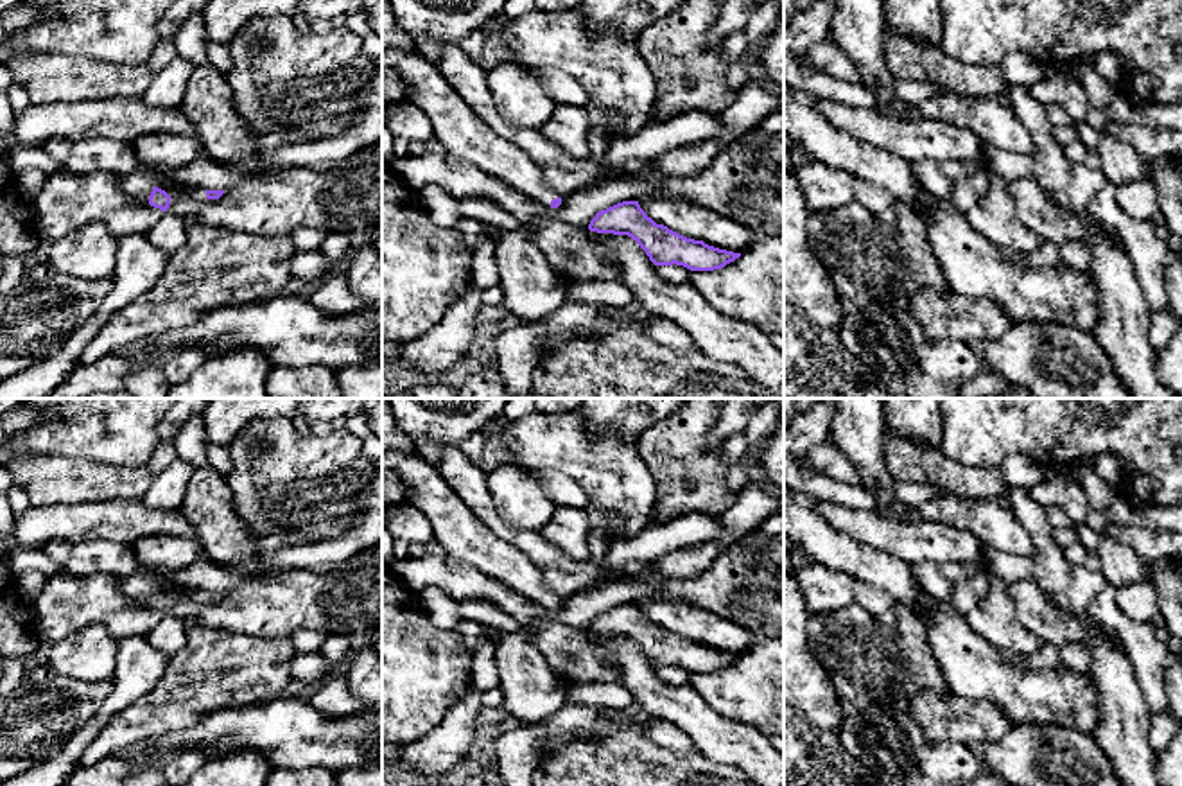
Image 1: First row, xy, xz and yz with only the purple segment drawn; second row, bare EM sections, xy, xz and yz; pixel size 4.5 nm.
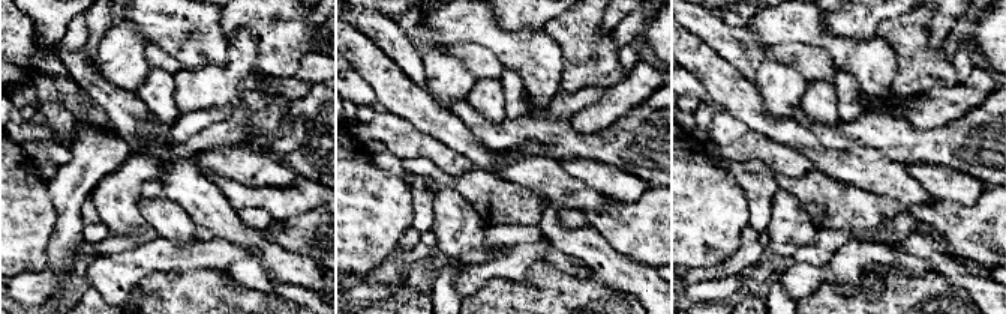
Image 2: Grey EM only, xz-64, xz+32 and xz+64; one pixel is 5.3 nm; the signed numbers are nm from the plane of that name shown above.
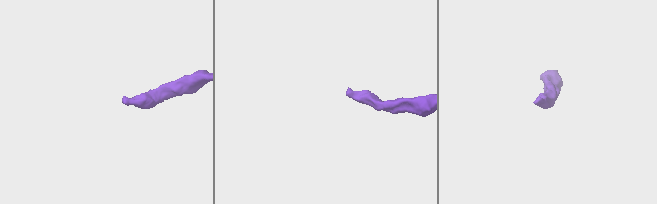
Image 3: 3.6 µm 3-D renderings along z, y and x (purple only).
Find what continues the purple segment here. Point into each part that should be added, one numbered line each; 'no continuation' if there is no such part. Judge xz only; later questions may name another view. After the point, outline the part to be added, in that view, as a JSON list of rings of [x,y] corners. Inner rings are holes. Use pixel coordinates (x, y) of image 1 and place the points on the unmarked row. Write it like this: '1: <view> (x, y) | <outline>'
1: xz (458, 532) | [[[386,450],[382,452],[382,468],[402,477],[405,501],[429,519],[436,547],[508,585],[545,610],[551,610],[552,601],[561,599],[547,590],[542,571],[475,517],[422,456]]]

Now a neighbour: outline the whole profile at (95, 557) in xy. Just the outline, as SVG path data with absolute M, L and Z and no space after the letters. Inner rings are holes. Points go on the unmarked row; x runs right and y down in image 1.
M88 540L72 547L63 571L74 576L108 574L111 578L129 578L140 572L140 565L129 546Z

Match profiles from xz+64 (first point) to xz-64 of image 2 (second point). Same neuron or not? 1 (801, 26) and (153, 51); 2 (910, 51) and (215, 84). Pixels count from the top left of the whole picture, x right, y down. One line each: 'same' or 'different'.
1: different
2: different

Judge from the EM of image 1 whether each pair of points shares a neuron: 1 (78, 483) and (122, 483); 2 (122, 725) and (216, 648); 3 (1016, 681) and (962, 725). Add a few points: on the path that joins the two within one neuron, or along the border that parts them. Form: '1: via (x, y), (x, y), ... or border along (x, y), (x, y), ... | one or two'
1: via (88, 483), (112, 483) | one
2: via (146, 718), (192, 672) | one
3: border along (951, 691), (965, 698), (992, 702), (1010, 724) | two

